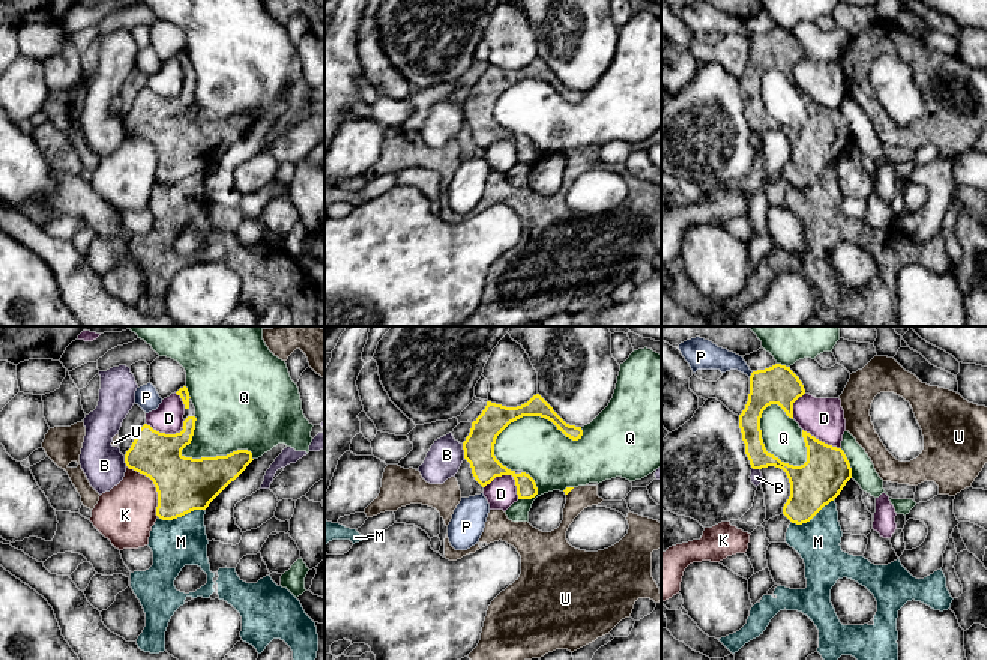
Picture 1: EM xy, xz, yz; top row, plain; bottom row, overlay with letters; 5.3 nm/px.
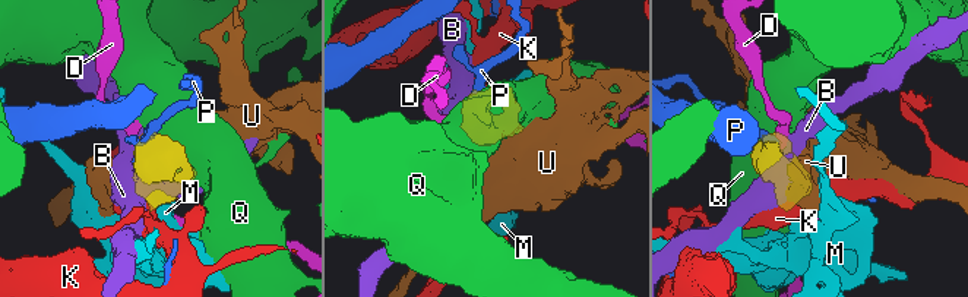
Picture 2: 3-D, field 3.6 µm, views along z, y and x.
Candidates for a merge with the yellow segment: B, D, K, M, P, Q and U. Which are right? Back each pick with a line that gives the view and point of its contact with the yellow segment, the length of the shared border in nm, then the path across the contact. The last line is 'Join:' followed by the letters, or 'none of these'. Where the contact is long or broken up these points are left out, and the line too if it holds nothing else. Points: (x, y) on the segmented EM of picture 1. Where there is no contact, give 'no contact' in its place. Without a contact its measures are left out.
U: meets yellow in xz at (570, 490); contact 60 nm long; runs through xz (567, 490), (570, 490), (579, 498)
Join: U

